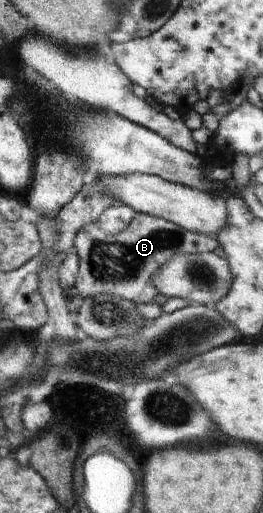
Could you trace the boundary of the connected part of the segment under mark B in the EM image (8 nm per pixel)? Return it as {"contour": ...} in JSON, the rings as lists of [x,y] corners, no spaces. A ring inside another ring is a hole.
{"contour":[[[136,213],[129,226],[117,234],[106,233],[97,222],[89,223],[77,231],[74,238],[74,247],[78,256],[78,271],[73,292],[68,298],[79,300],[87,299],[88,296],[111,295],[118,296],[131,302],[139,299],[143,302],[155,302],[154,298],[159,293],[150,280],[159,267],[169,263],[173,255],[177,253],[204,253],[215,250],[220,245],[215,235],[206,235],[200,232],[185,230],[174,222],[145,213]]]}

